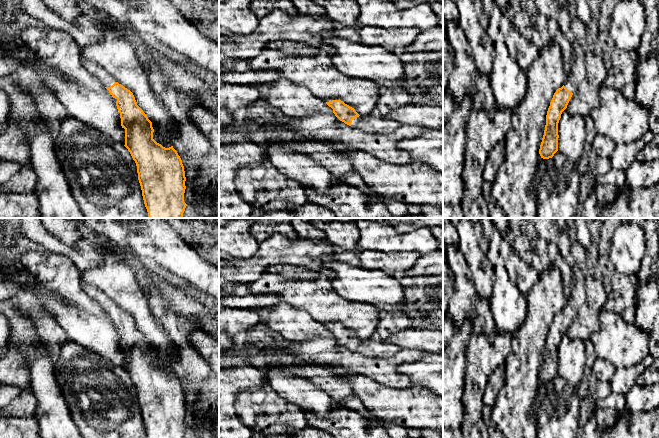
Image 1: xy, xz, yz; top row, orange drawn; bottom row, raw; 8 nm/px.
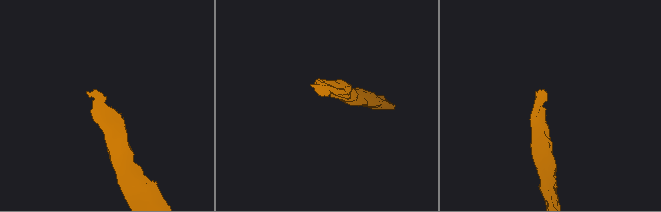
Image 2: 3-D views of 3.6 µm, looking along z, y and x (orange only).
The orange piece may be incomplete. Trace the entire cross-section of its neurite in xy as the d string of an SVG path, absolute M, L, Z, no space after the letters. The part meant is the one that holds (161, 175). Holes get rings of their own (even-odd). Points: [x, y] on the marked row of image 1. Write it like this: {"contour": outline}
{"contour": "M82 58L83 66L92 74L97 76L113 98L117 99L116 106L120 113L121 126L125 129L125 147L130 152L137 166L138 180L142 190L142 196L145 207L148 212L148 218L183 218L183 213L187 204L184 202L185 193L185 171L182 160L173 146L163 147L153 139L154 129L152 122L148 119L143 110L137 105L133 93L119 84L103 68L99 67L91 60Z"}

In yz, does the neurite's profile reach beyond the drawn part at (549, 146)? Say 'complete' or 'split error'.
split error

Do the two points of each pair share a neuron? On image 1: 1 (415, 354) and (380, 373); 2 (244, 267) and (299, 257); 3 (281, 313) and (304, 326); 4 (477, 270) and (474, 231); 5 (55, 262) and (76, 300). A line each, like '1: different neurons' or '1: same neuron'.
1: same neuron
2: same neuron
3: same neuron
4: same neuron
5: same neuron

